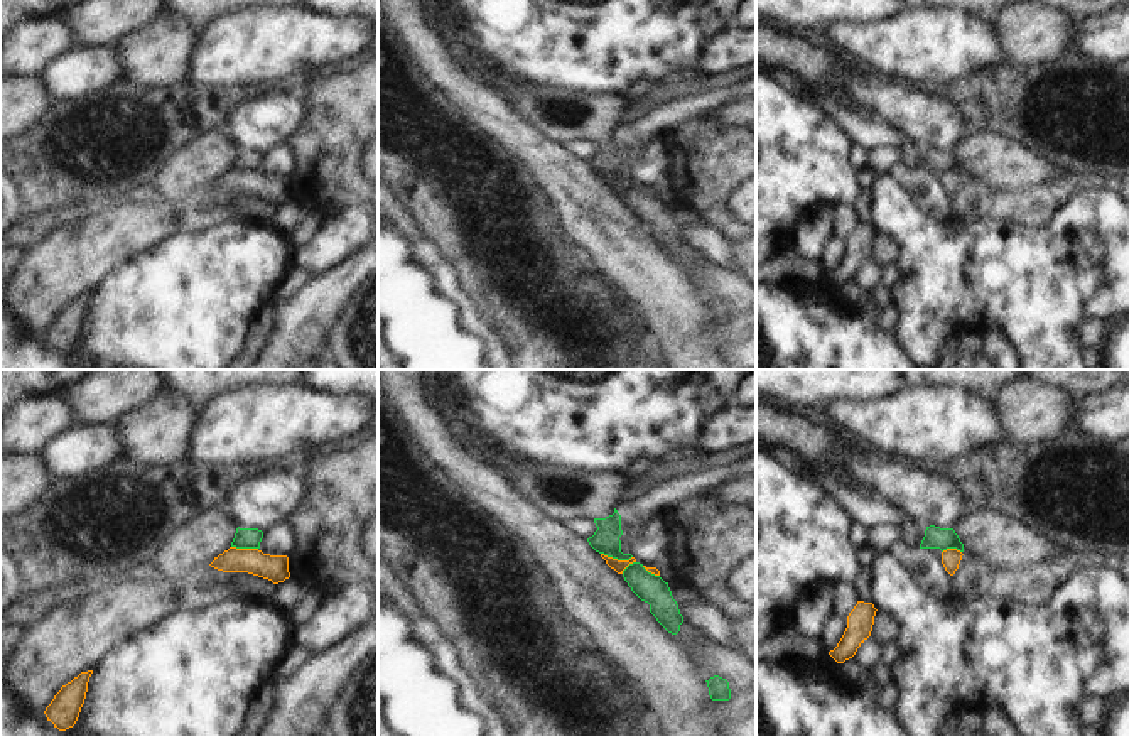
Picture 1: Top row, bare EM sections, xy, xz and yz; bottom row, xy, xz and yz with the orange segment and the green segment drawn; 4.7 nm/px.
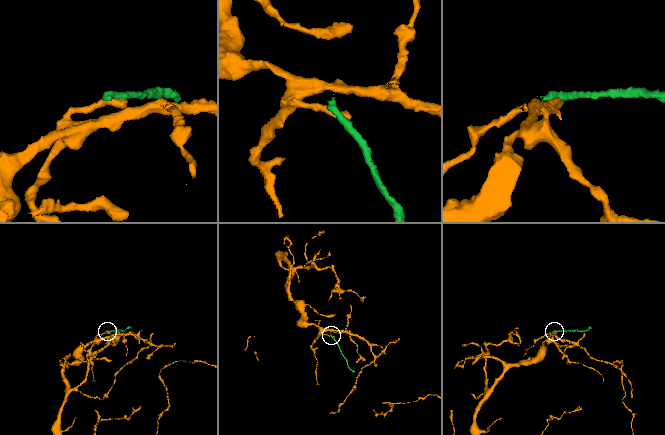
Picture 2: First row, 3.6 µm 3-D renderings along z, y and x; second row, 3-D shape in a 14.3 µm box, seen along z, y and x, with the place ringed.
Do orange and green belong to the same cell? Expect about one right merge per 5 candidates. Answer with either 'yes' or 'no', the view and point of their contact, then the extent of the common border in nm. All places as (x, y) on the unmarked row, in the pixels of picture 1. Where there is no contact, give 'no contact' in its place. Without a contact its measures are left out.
no | xz (616, 181) | 180 nm

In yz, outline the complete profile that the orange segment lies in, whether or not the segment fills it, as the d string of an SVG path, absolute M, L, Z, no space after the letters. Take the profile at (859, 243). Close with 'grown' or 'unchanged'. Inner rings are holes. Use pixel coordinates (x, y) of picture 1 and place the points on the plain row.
M857 223L847 238L847 250L840 263L829 273L837 285L852 280L857 270L871 258L876 233L872 225Z | unchanged

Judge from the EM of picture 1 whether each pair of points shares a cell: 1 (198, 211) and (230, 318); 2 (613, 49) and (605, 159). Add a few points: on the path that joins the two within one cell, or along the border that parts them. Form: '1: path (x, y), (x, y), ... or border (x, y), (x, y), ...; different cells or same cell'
1: border (230, 216), (203, 230), (178, 232), (166, 238); different cells
2: border (571, 86), (581, 92), (615, 92), (618, 95); different cells

